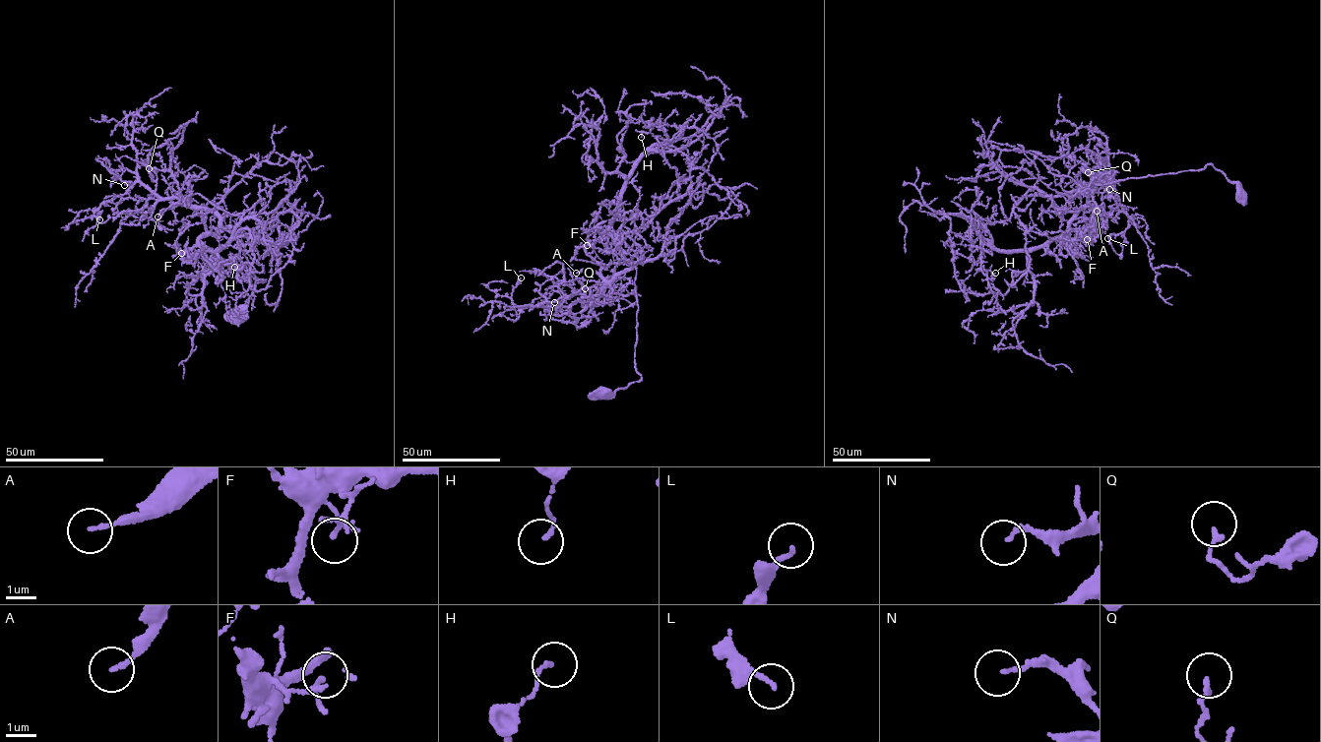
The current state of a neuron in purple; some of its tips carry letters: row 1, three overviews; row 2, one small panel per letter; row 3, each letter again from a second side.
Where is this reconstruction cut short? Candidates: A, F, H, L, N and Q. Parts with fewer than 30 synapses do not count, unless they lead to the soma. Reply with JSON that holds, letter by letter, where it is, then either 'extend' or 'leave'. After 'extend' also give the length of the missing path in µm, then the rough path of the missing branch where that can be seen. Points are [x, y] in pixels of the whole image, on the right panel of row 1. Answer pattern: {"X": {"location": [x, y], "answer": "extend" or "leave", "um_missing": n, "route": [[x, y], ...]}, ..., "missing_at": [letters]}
{"A": {"location": [1097, 211], "answer": "extend", "um_missing": 200, "route": [[1097, 211], [1104, 247], [1167, 300], [1174, 333], [1191, 343], [1169, 298]]}, "F": {"location": [1087, 239], "answer": "leave"}, "H": {"location": [995, 273], "answer": "leave"}, "L": {"location": [1107, 238], "answer": "leave"}, "N": {"location": [1109, 189], "answer": "leave"}, "Q": {"location": [1088, 172], "answer": "leave"}, "missing_at": ["A"]}

